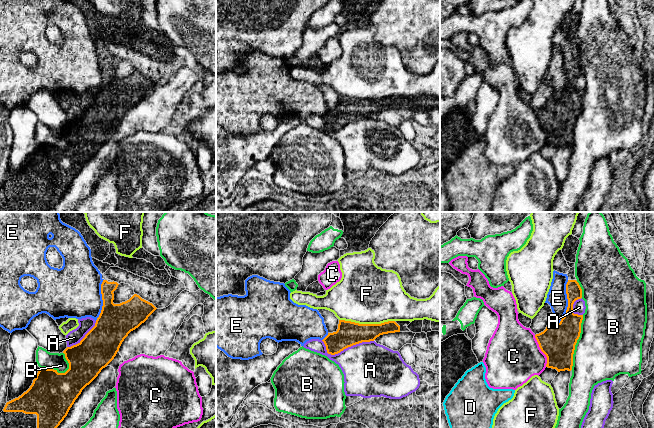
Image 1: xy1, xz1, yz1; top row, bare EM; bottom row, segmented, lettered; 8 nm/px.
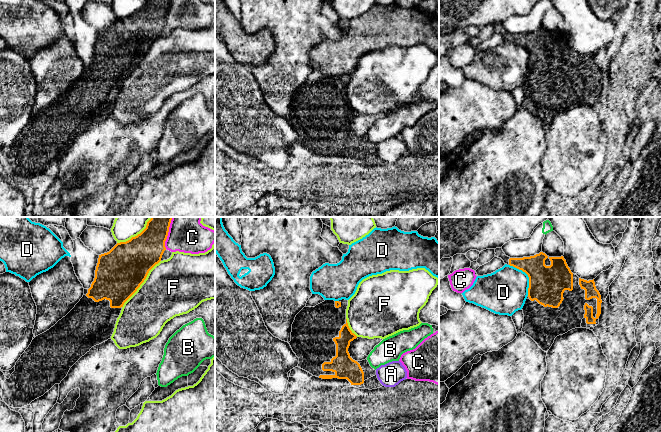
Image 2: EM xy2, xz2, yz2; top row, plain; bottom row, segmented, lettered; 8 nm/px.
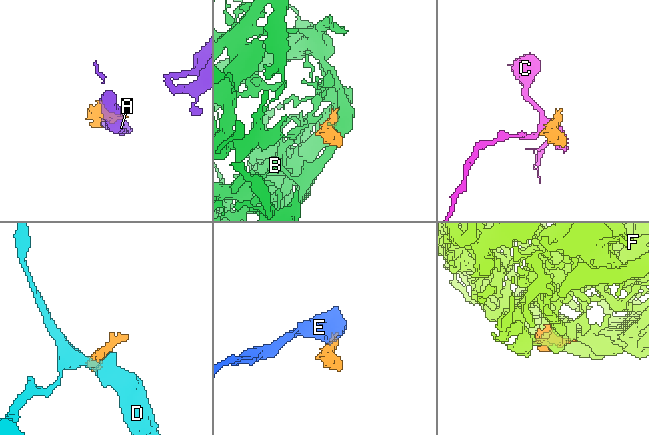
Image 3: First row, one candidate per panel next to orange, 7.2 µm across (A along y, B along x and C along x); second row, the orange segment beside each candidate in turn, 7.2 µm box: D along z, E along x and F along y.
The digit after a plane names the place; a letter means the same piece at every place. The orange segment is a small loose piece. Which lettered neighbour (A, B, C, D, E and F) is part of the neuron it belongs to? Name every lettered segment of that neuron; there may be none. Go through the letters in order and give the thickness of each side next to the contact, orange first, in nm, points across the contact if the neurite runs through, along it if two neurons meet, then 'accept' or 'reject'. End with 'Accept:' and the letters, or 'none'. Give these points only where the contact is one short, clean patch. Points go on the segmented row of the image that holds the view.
A: calibres 190 and 420 nm; reject
B: calibres 280 and 480 nm; reject
C: calibres 280 and 440 nm; reject
D: calibres 300 and 360 nm; reject
E: calibres 220 and 160 nm; border yz1 (568, 280), (566, 284), (566, 312), (558, 322), (550, 323); reject
F: calibres 190 and 480 nm; reject
Accept: none

